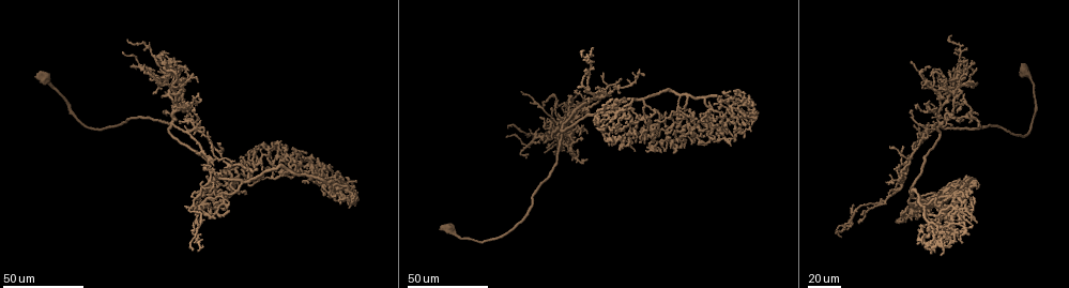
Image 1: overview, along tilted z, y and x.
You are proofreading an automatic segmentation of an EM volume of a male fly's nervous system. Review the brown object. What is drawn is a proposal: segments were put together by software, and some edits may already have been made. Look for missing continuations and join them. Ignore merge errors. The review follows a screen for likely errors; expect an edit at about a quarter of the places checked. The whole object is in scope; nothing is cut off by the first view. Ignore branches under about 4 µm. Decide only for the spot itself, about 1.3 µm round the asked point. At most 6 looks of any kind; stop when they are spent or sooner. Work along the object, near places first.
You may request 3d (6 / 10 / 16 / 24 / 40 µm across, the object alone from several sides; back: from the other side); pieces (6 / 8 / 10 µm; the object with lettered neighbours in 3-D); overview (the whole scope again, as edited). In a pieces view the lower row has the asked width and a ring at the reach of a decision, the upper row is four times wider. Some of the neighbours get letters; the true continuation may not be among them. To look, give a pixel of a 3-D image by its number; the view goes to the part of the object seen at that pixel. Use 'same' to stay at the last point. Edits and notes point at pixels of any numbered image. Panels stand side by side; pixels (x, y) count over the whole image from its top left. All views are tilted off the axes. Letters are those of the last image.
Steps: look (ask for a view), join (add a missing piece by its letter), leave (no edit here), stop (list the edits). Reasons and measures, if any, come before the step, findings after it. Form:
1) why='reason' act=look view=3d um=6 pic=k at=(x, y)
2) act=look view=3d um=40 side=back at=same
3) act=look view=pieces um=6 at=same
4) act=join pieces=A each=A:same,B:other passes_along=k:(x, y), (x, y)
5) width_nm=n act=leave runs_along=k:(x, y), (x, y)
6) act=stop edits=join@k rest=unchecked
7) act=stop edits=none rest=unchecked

why='branch stops here' act=look view=3d um=24 pic=1 at=(648, 131)

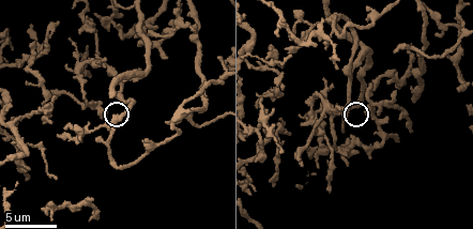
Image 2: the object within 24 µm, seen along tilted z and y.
act=look view=pieces um=10 pic=2 at=(106, 114)

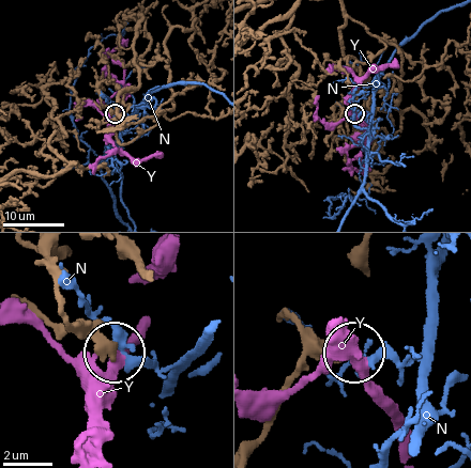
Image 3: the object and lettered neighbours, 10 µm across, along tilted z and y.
act=leave each=N:other,Y:other found='none of them fits'

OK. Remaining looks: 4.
why='free end' act=look view=pieces um=6 pic=2 at=(436, 33)

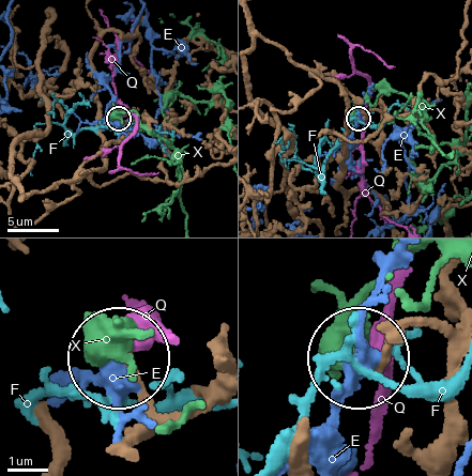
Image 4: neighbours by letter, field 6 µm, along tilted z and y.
width_nm=250 act=leave each=E:other,F:other,Q:other,X:other found='none of them fits'

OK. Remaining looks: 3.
why='free end' act=look view=pieces um=10 pic=2 at=(290, 134)

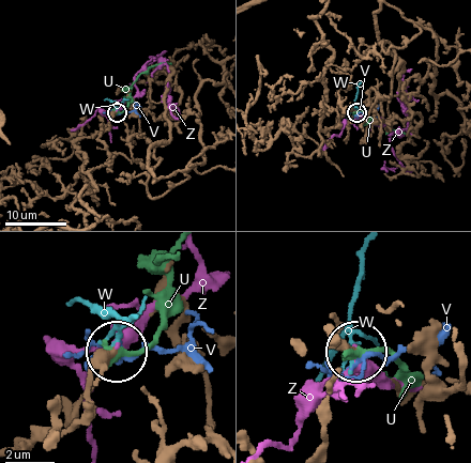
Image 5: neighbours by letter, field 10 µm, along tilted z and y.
act=leave each=U:other,V:other,W:other,Z:other runs_along=5:(49, 437), (57, 426), (79, 415), (92, 371), (116, 355) found='no lettered piece goes on from it'

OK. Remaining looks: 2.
act=stop edits=none rest=unchecked

